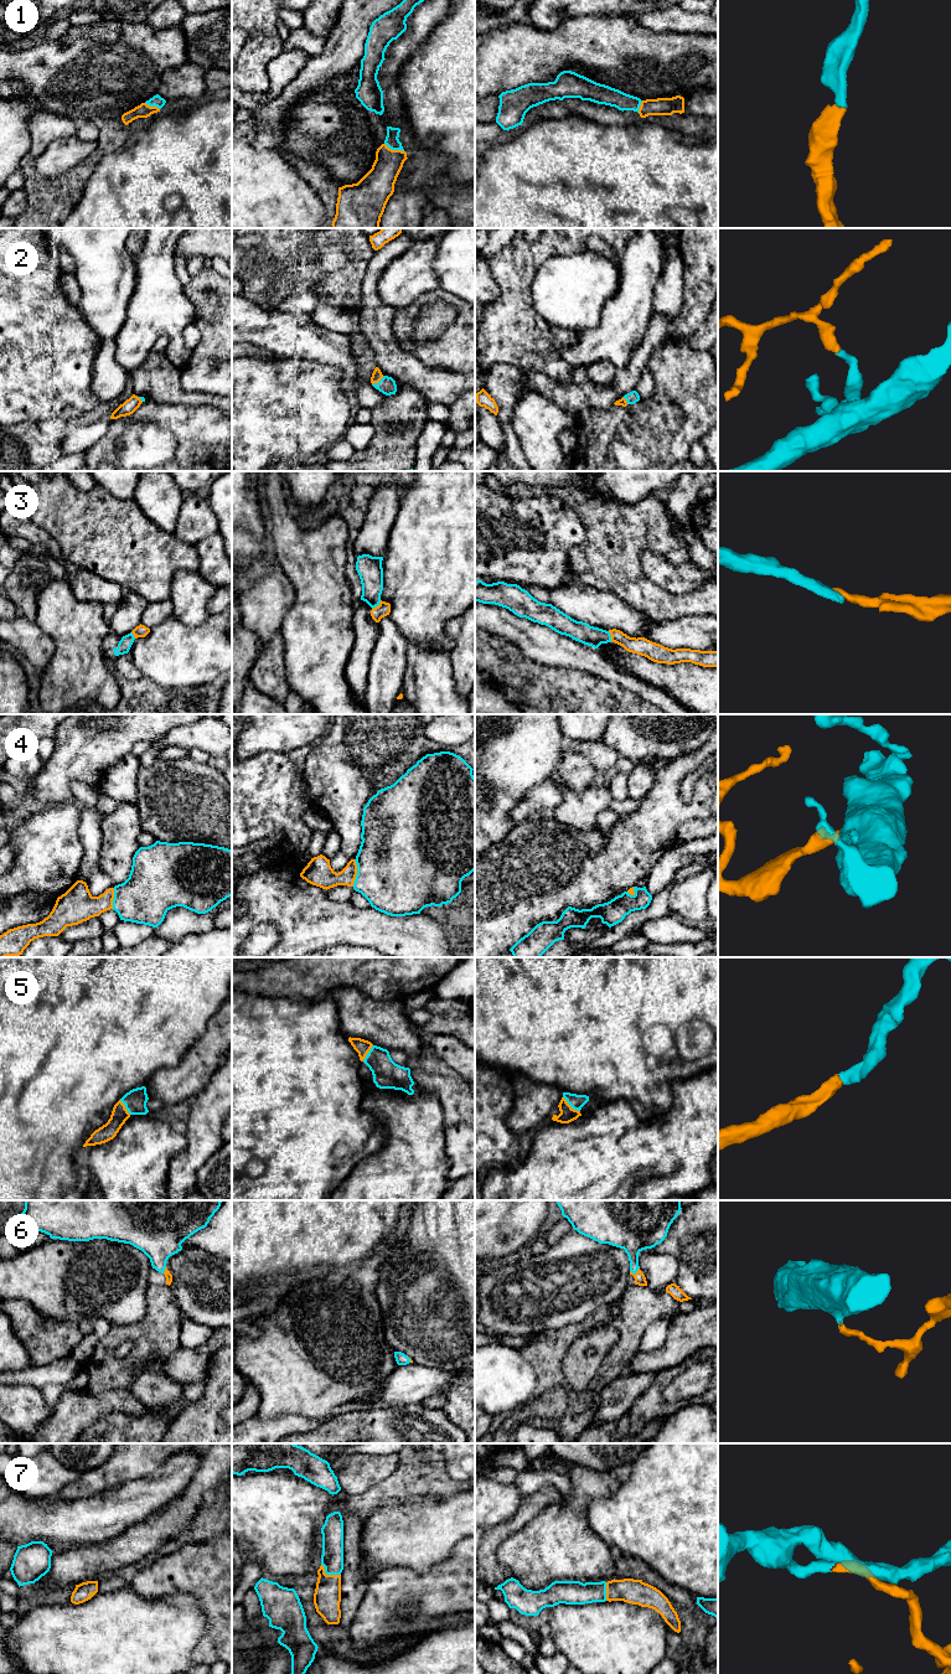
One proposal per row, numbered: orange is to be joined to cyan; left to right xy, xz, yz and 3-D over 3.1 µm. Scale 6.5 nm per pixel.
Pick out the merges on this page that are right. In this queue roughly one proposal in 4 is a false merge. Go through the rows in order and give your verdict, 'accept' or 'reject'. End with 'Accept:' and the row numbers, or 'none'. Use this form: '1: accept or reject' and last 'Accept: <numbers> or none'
1: accept
2: accept
3: accept
4: accept
5: accept
6: accept
7: accept
Accept: 1, 2, 3, 4, 5, 6, 7

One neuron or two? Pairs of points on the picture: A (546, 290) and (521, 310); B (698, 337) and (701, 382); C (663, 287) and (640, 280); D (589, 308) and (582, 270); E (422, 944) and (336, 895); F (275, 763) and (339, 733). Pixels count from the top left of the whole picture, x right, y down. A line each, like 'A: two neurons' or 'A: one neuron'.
A: two neurons
B: two neurons
C: two neurons
D: one neuron
E: two neurons
F: two neurons

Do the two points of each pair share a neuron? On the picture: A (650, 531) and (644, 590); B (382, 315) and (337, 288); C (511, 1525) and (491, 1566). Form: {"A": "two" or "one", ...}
{"A": "one", "B": "two", "C": "one"}

